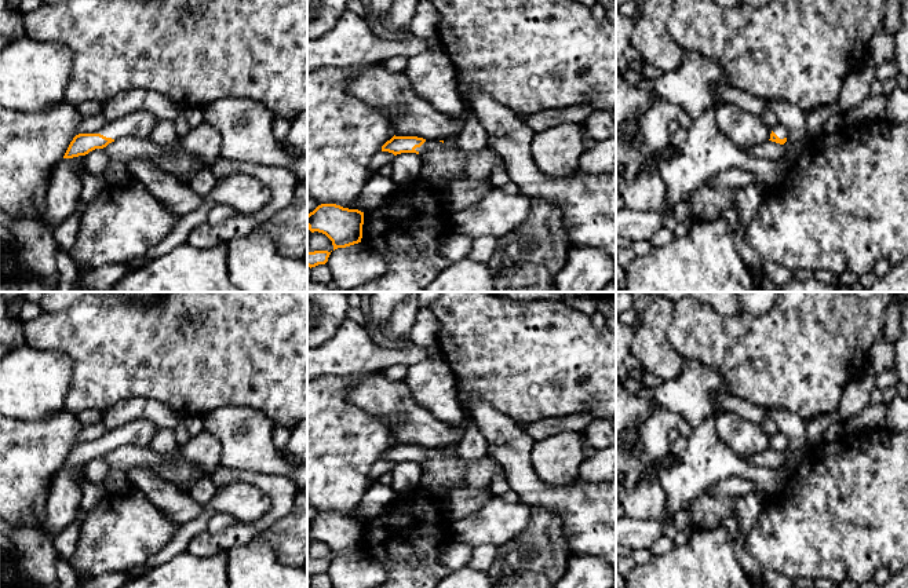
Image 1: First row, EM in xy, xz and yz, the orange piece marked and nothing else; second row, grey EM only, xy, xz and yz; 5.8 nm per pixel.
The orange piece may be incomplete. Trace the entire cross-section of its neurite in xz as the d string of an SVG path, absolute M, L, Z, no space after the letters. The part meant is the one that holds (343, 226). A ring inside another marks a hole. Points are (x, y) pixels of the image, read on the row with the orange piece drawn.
M321 204L307 215L309 230L325 234L333 251L361 242L362 224L364 212L336 204Z

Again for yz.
M776 124L772 129L770 139L772 142L784 145L787 142L788 129L783 124Z

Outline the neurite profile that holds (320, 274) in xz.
M327 263L311 267L311 277L310 277L311 282L327 285L331 280L332 274Z

